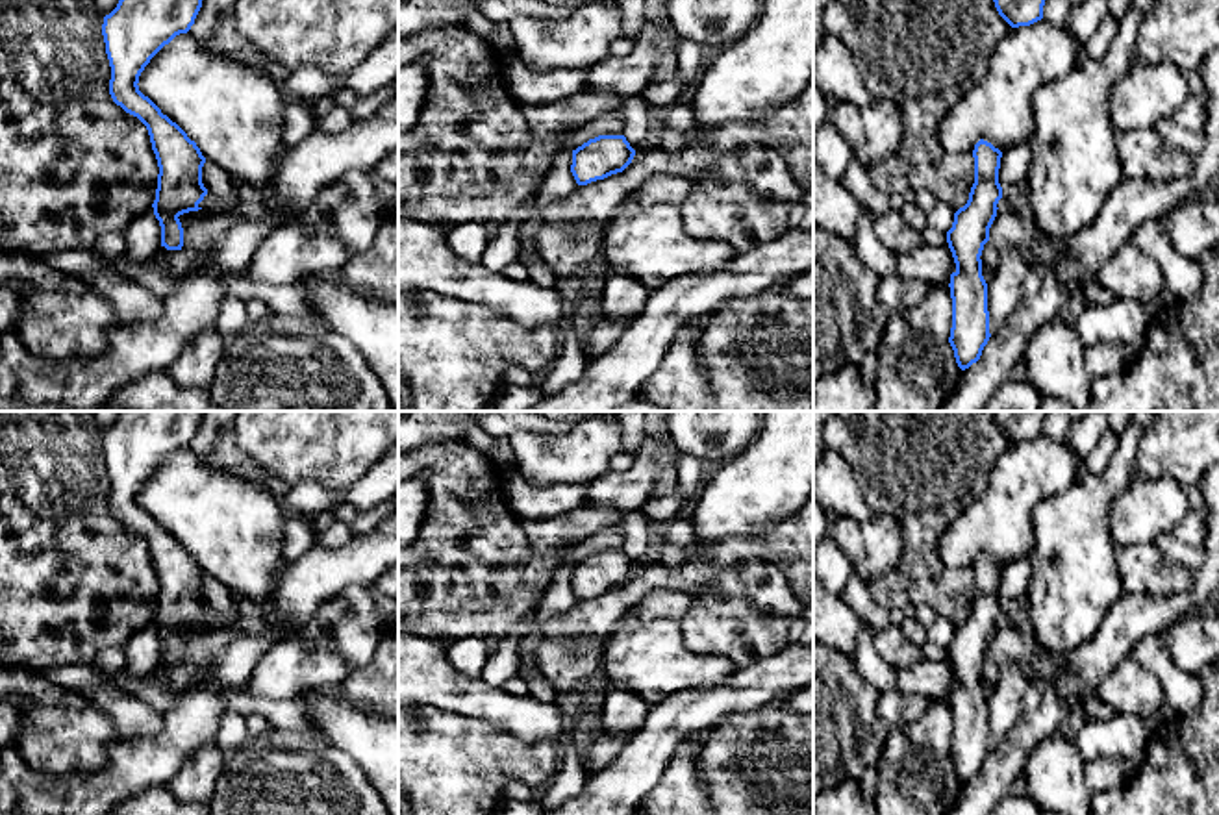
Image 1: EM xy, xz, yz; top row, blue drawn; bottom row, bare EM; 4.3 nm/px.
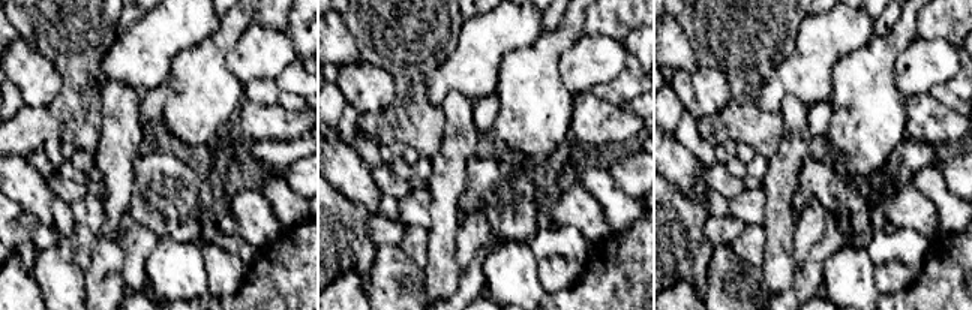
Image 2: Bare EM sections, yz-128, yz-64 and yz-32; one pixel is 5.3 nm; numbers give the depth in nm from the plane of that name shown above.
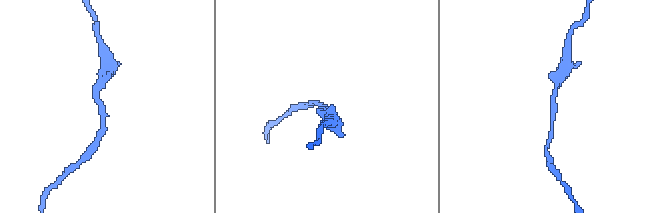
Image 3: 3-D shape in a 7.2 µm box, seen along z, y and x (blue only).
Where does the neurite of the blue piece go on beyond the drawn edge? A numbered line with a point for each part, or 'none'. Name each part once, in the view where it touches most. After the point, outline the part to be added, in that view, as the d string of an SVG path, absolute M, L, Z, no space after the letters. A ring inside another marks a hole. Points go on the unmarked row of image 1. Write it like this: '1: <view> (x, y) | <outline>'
none

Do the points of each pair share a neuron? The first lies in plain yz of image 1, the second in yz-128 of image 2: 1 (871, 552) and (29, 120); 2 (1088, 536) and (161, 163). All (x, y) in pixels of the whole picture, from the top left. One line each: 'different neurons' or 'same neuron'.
1: different neurons
2: different neurons

